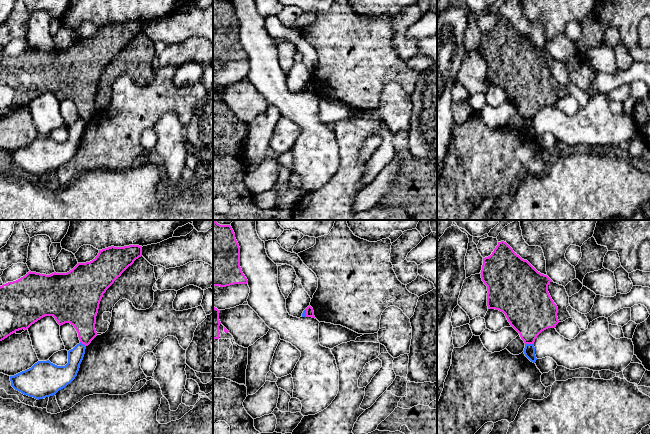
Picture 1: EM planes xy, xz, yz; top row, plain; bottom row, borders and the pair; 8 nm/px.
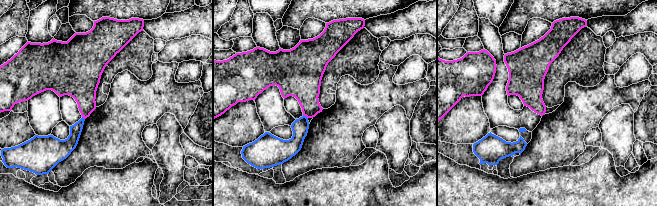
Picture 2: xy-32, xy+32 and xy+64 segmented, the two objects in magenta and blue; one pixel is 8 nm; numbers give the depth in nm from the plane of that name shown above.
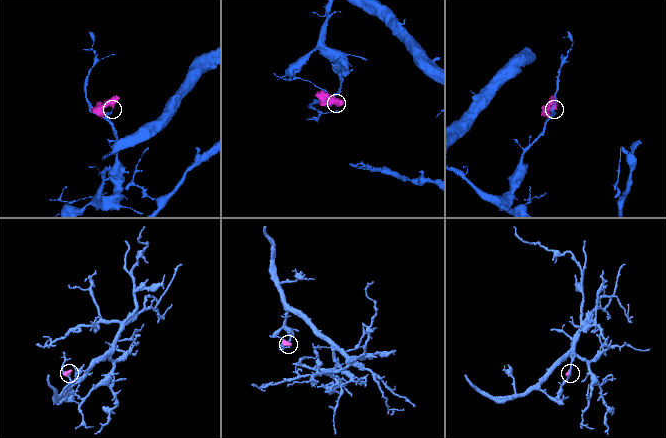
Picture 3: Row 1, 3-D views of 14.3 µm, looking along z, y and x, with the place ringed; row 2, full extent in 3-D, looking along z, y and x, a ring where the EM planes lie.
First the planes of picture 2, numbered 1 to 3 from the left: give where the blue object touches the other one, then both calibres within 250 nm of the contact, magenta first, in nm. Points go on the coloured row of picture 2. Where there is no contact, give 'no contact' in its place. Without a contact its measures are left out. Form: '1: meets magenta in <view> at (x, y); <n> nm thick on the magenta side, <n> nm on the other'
1: meets magenta in xy-32 at (83, 117); 240 nm thick on the magenta side, 110 nm on the other
2: meets magenta in xy+32 at (305, 115); 260 nm thick on the magenta side, 130 nm on the other
3: no contact

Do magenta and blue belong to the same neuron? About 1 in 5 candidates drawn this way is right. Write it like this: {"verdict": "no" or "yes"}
{"verdict": "no"}

